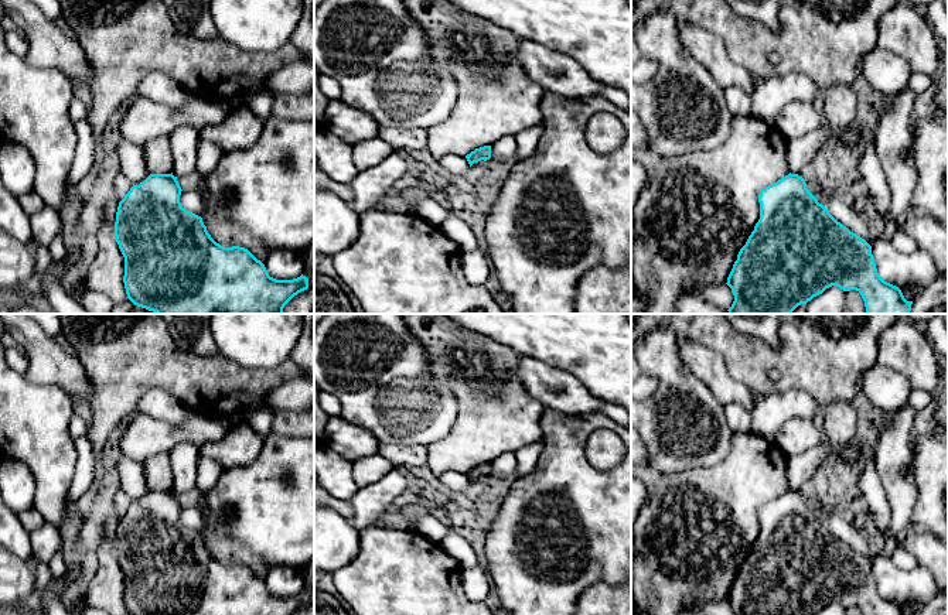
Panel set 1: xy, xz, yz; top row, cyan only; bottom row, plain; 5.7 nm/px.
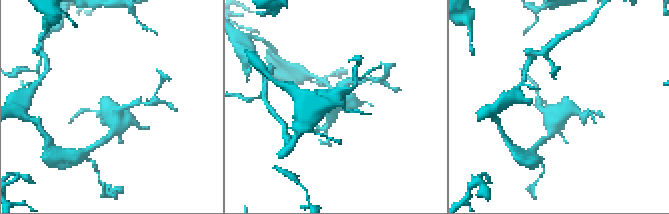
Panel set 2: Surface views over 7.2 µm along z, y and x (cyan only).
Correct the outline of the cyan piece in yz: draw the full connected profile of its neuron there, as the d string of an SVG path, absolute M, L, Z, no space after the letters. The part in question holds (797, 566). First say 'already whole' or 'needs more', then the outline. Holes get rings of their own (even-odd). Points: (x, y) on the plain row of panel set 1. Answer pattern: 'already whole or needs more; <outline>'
already whole; M798 491L761 506L758 519L760 536L727 594L734 615L814 615L832 602L856 607L862 615L904 615L879 592L872 563L838 539Z

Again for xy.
already whole; M173 489L150 491L119 519L115 554L125 574L123 599L127 615L293 615L308 605L308 595L303 591L293 597L276 597L248 566L216 560L202 534L181 522L181 508Z

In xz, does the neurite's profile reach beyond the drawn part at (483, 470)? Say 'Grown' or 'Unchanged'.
Unchanged

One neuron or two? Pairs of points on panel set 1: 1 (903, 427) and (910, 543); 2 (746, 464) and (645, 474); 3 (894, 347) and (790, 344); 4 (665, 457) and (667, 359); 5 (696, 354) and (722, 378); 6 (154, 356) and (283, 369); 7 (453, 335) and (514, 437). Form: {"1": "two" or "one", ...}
{"1": "two", "2": "one", "3": "two", "4": "one", "5": "one", "6": "one", "7": "one"}

